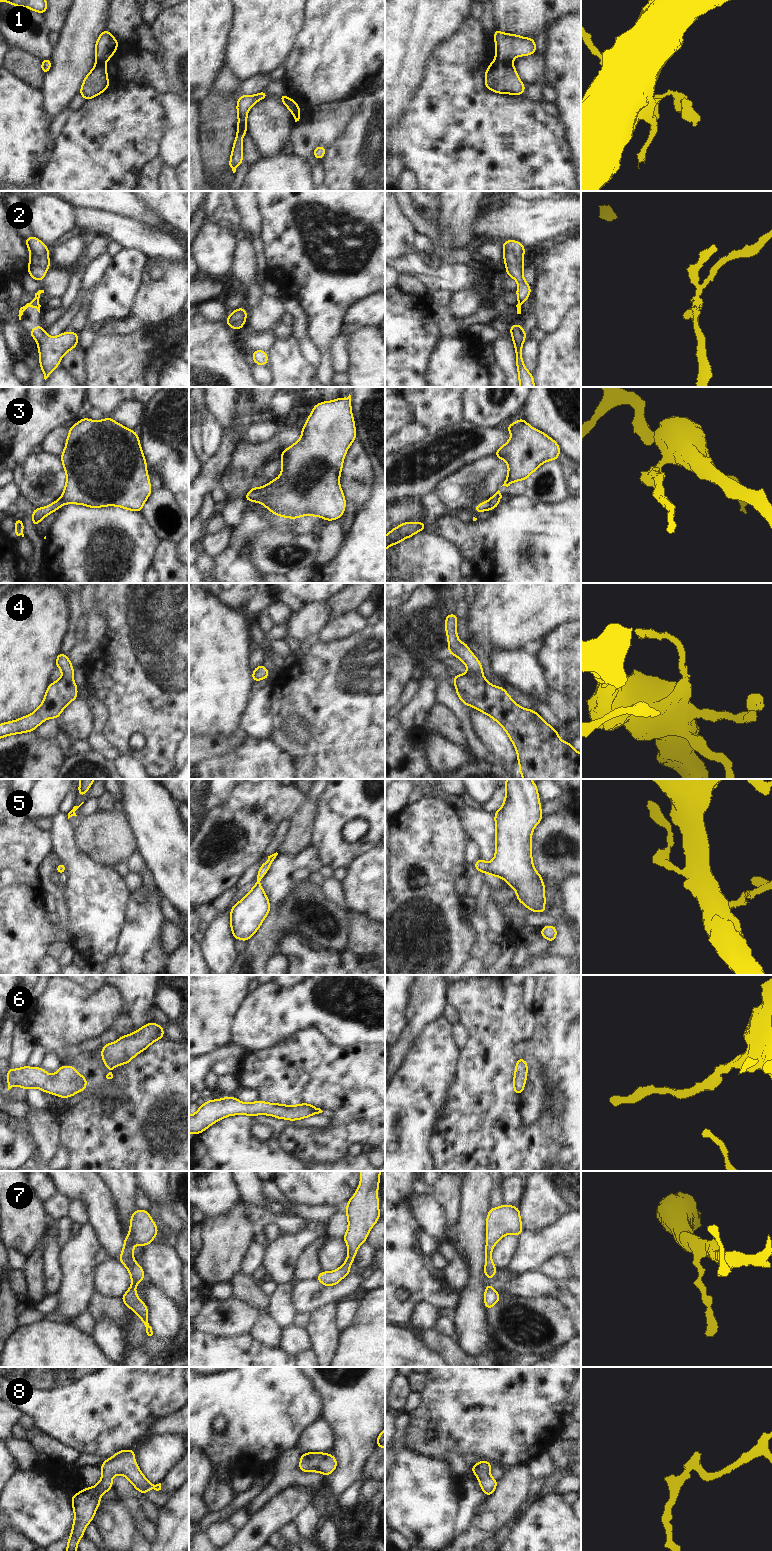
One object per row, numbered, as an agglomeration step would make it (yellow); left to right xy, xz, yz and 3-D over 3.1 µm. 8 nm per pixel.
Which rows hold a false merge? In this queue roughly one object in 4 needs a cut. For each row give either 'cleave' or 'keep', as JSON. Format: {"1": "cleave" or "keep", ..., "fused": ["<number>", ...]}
{"1": "cleave", "2": "keep", "3": "cleave", "4": "keep", "5": "keep", "6": "keep", "7": "keep", "8": "keep", "fused": ["1", "3"]}

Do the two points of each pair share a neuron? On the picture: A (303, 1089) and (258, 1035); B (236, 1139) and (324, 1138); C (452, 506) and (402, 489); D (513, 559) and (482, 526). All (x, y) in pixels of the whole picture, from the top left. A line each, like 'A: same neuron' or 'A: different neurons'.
A: different neurons
B: different neurons
C: different neurons
D: same neuron

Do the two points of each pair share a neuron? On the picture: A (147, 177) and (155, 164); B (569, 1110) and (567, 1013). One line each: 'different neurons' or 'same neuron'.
A: same neuron
B: same neuron

